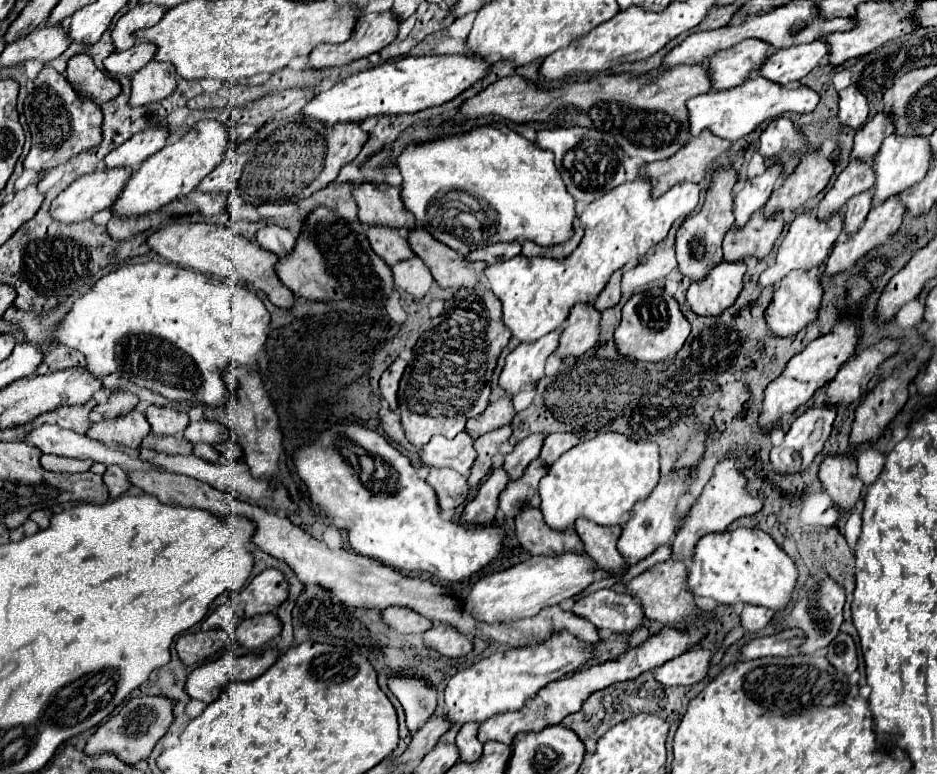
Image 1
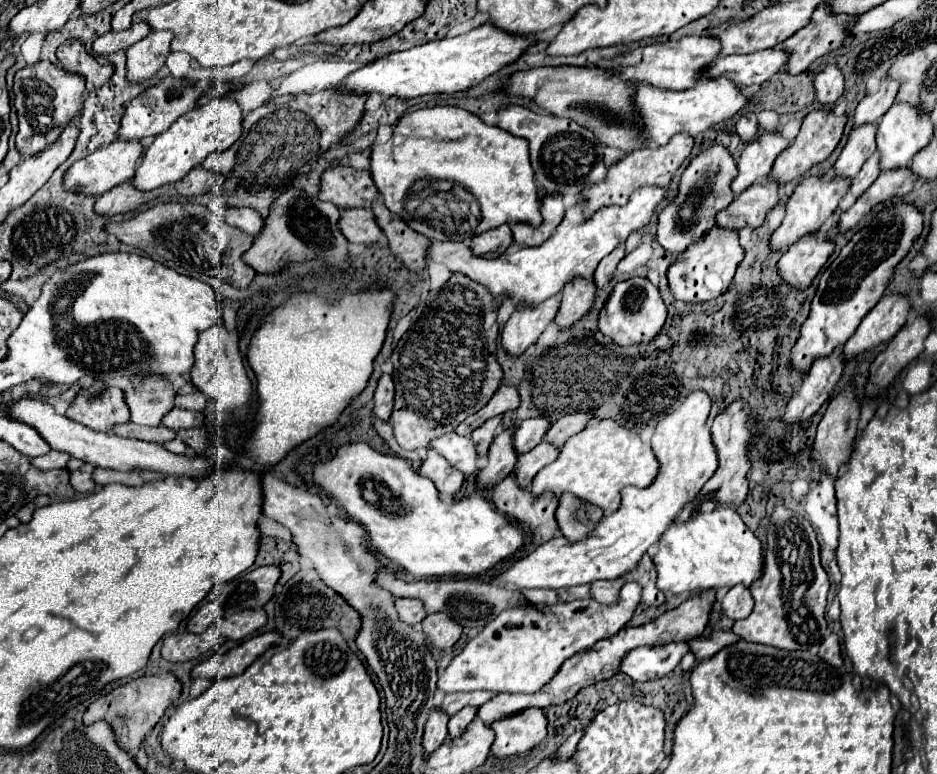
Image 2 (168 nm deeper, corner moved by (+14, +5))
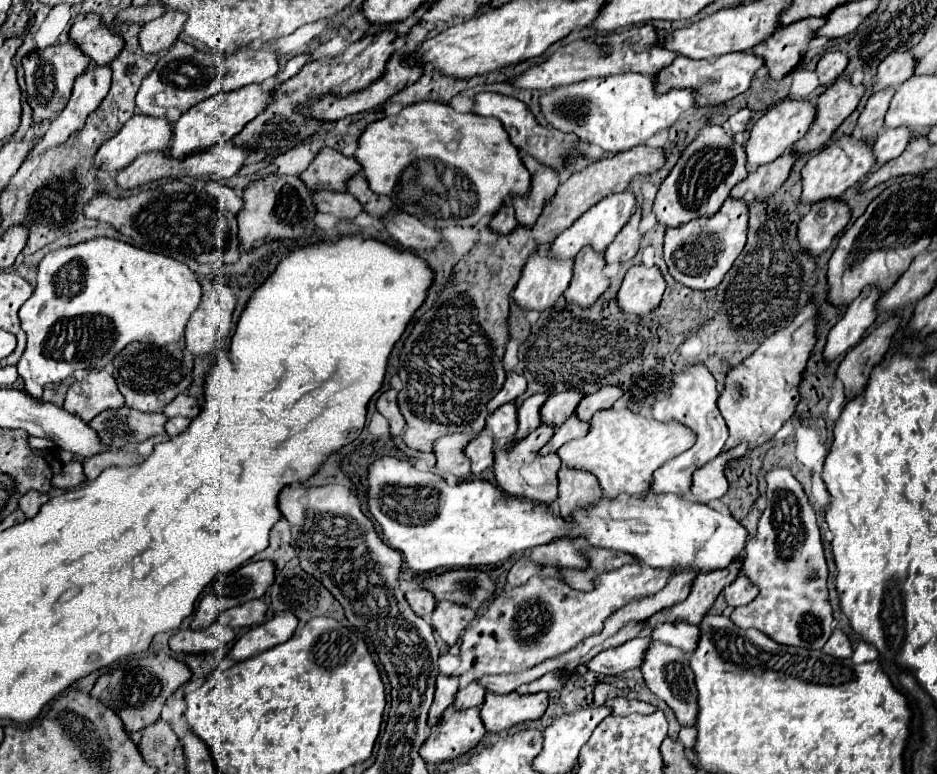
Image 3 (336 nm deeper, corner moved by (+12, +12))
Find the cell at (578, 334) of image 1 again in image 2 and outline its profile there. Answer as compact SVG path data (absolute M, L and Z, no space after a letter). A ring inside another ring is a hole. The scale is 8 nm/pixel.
M576 277L564 285L562 293L562 305L556 315L556 323L560 327L570 327L576 321L580 321L594 305L596 297L596 285L592 279Z

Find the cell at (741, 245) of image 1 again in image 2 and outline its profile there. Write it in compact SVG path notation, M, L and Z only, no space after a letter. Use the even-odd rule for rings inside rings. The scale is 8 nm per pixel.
M764 177L754 187L744 189L726 209L716 215L716 225L726 229L742 229L742 227L760 227L764 223L766 213L778 203L778 183L770 177Z

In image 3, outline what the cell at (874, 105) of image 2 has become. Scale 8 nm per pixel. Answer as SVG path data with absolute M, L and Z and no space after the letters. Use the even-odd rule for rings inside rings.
M894 52L886 56L878 66L878 76L872 92L884 90L884 88L896 88L904 84L914 74L914 58L910 52Z

